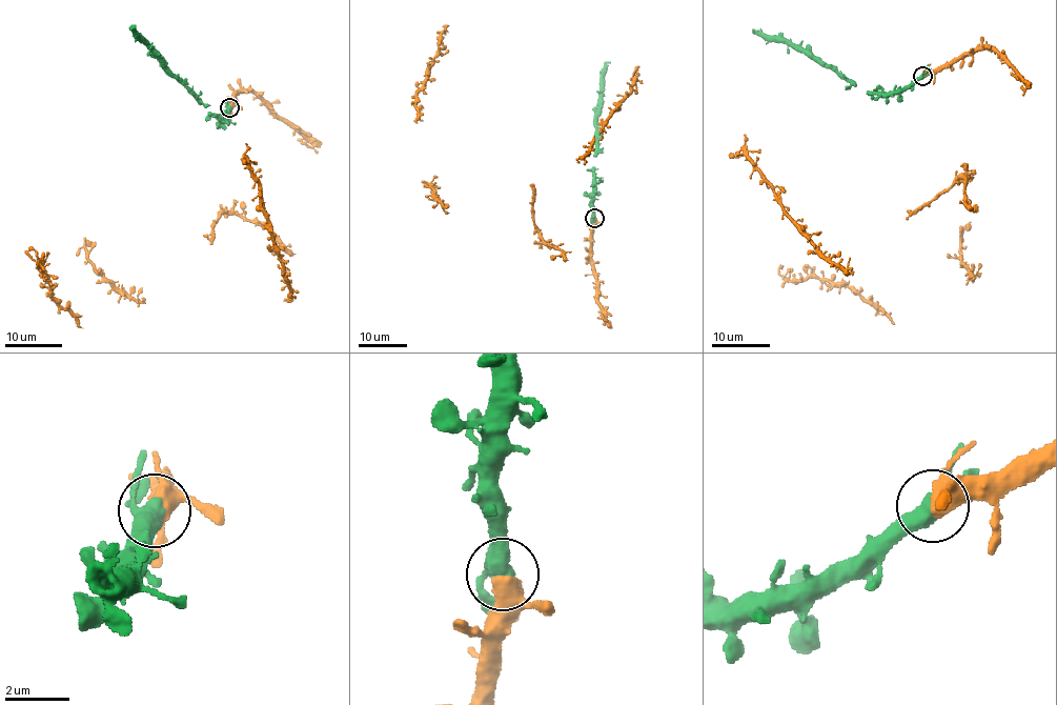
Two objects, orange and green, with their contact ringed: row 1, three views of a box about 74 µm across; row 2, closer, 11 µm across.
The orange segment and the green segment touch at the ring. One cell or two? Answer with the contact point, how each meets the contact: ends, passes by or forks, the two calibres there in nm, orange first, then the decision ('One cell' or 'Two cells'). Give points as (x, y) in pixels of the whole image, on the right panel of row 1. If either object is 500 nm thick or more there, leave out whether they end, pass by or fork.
Place: (922, 76). At the ring orange forks. At the ring green forks. Thickness 360 nm (orange) against 360 nm. One cell

